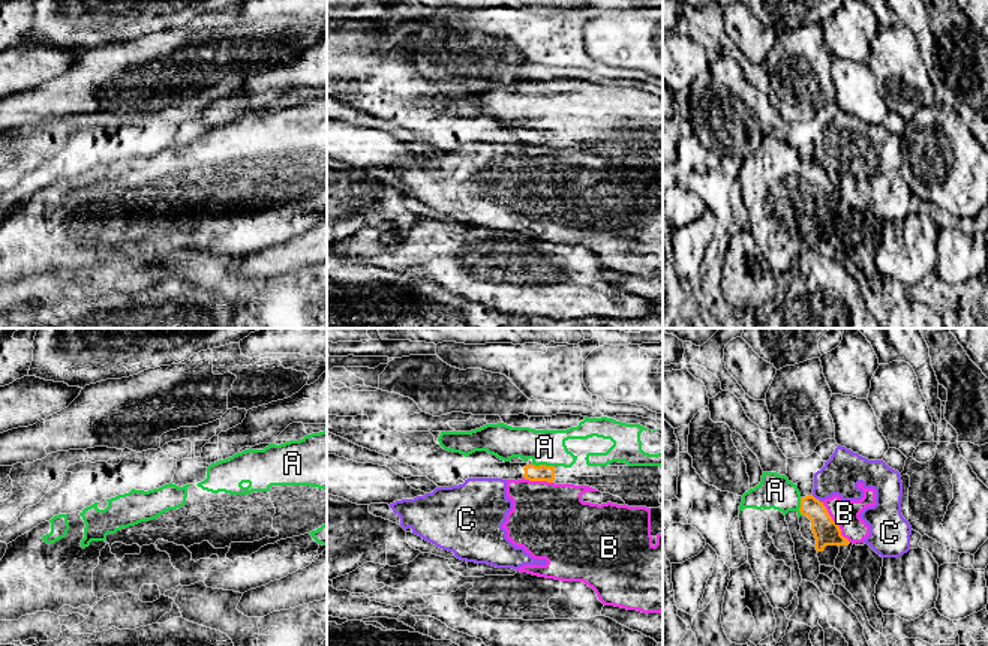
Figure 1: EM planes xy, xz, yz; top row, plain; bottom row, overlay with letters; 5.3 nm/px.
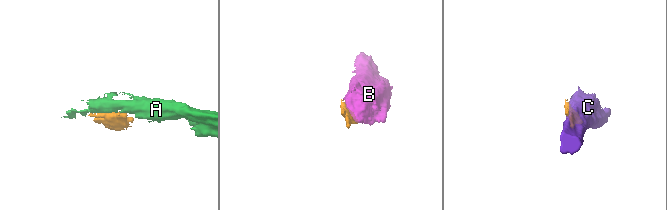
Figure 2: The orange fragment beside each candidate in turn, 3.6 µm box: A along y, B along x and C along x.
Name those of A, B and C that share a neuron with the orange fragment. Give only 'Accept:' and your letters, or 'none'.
Accept: A

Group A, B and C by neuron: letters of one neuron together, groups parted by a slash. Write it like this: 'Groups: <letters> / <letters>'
Groups: A / B C

